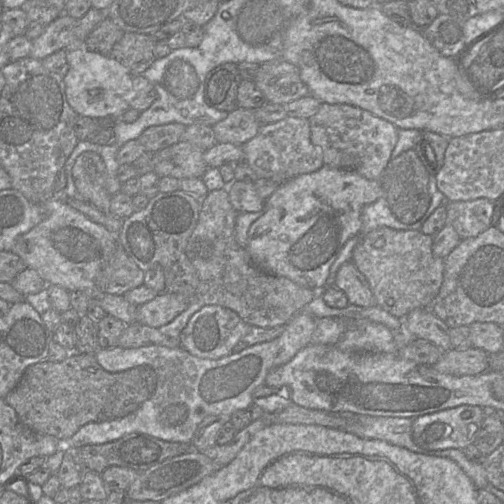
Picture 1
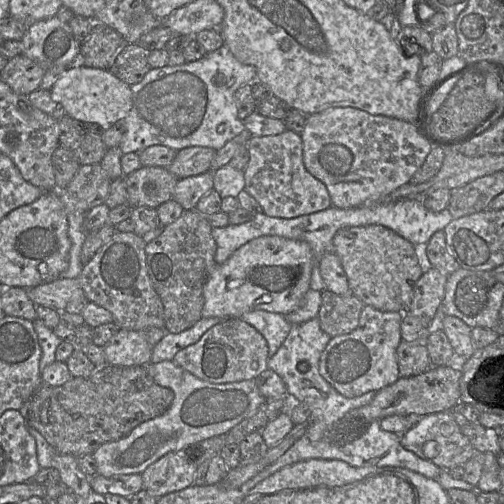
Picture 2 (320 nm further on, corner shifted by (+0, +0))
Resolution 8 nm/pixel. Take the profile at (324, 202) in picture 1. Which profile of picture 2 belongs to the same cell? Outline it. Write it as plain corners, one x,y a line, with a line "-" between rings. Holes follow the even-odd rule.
275,235
254,238
238,248
224,263
217,265
203,288
203,318
240,318
253,310
288,315
297,309
310,289
313,268
312,250
307,242
292,240

